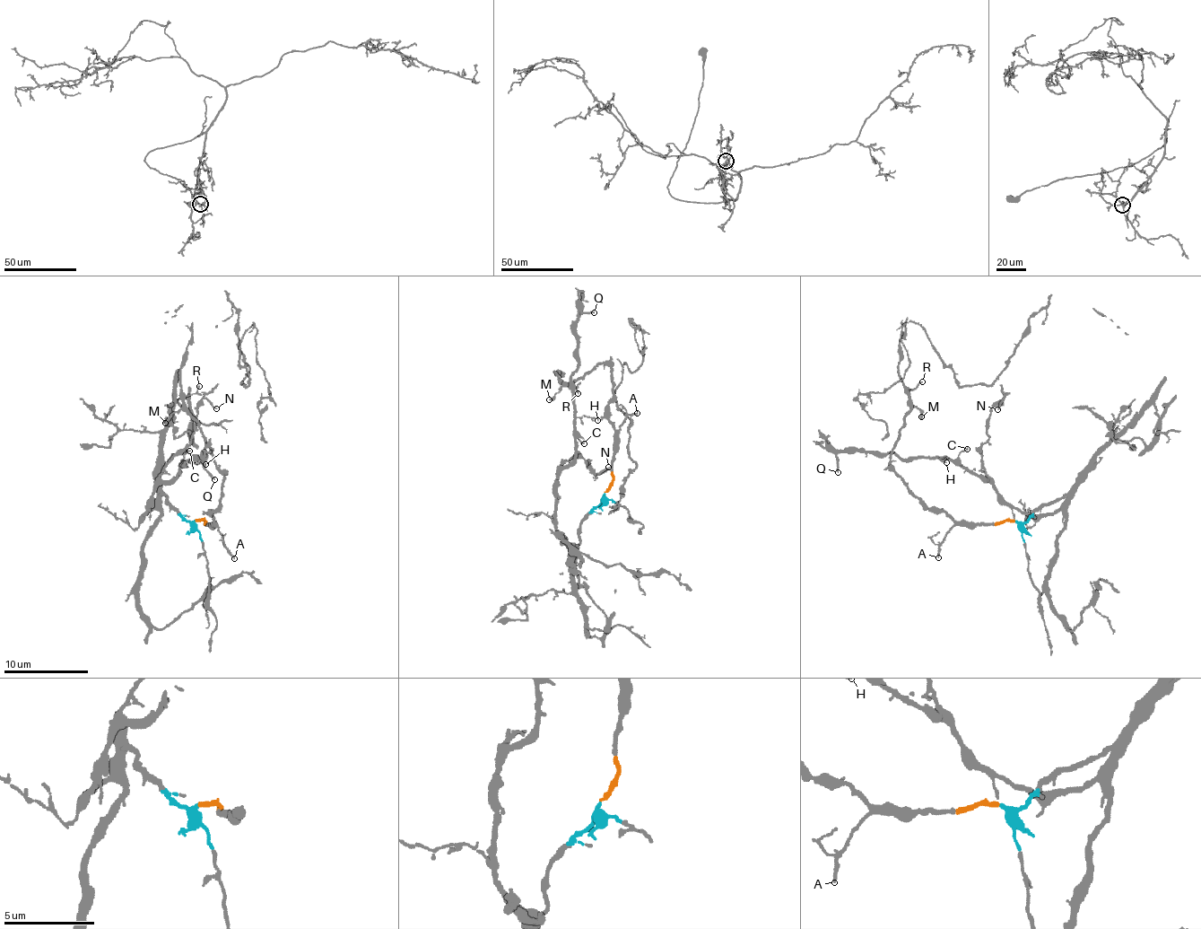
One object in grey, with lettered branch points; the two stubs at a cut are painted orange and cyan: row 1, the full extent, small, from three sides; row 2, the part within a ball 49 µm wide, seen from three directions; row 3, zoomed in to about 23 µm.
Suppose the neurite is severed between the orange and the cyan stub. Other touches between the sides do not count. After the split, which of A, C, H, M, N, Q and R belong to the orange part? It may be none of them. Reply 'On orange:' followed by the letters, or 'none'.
On orange: A, M, R

